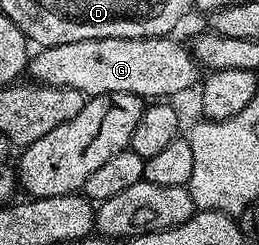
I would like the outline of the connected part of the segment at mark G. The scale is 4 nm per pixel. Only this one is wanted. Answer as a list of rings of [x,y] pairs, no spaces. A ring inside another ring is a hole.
[[[173,37],[146,39],[92,39],[67,45],[42,47],[28,61],[27,71],[38,83],[52,87],[79,89],[86,97],[107,93],[131,93],[145,101],[165,101],[169,95],[189,91],[198,86],[199,64],[188,46],[176,43]]]

